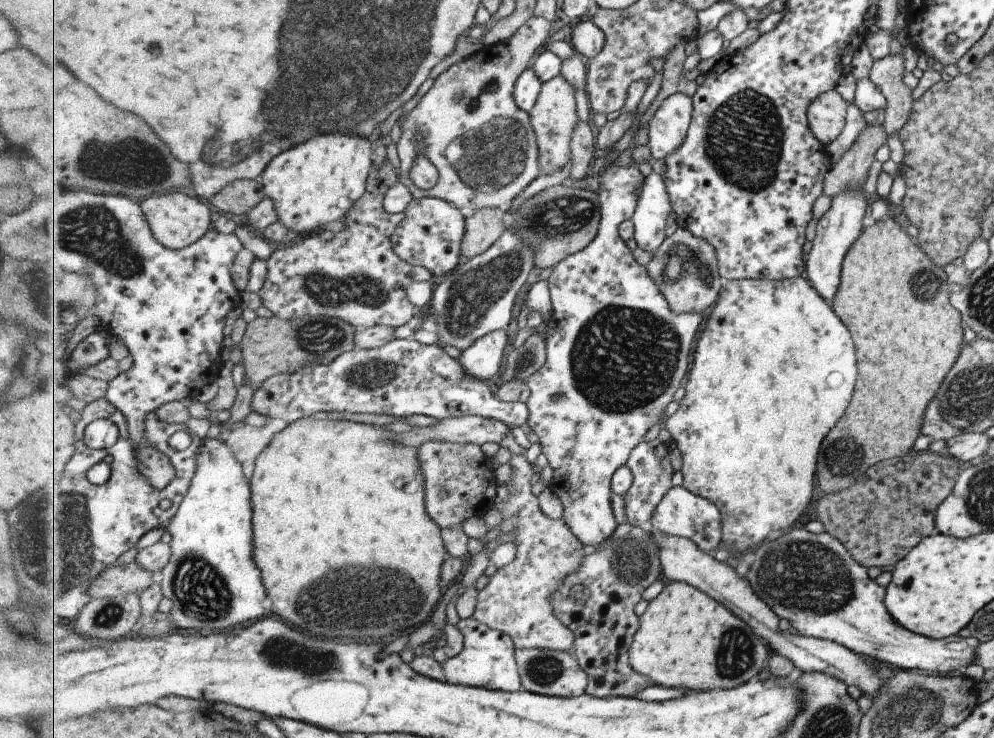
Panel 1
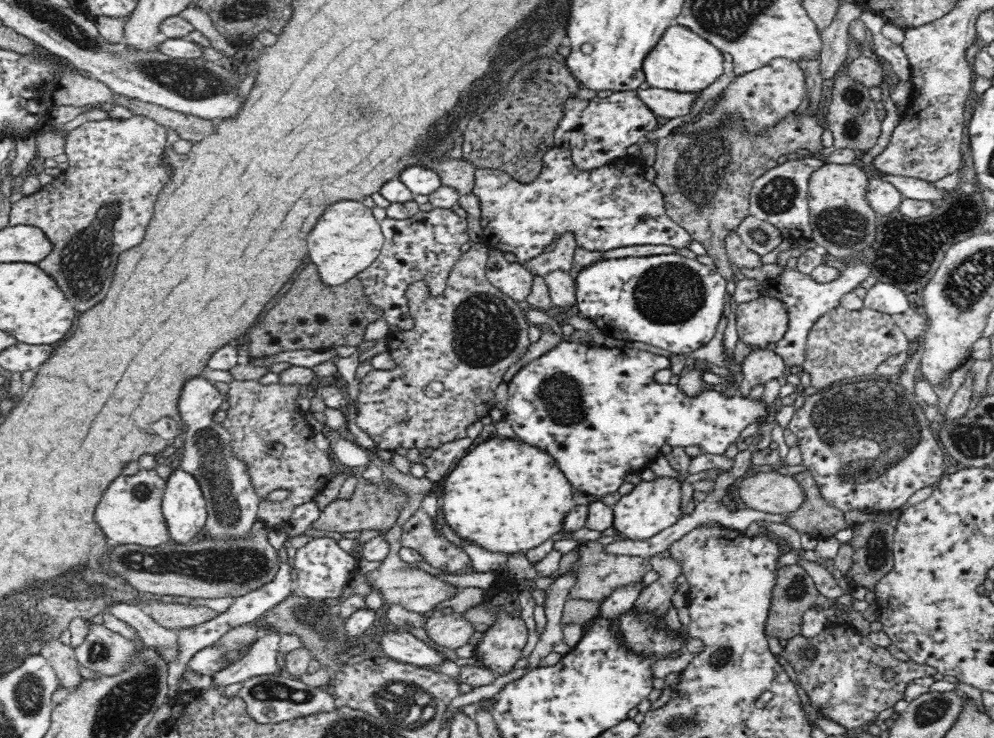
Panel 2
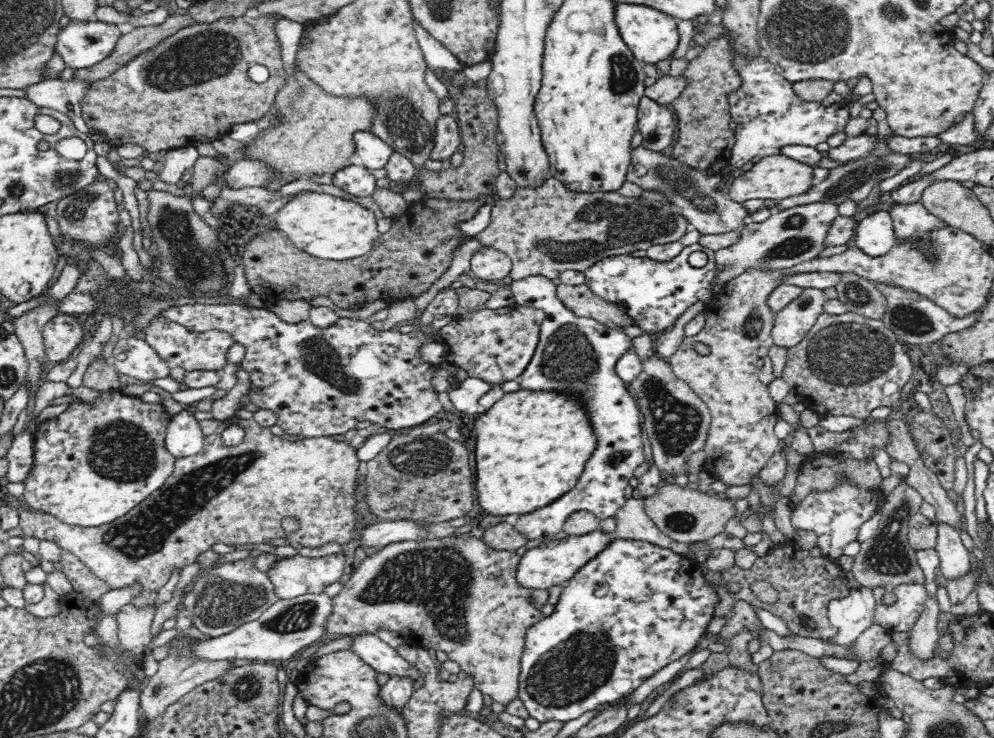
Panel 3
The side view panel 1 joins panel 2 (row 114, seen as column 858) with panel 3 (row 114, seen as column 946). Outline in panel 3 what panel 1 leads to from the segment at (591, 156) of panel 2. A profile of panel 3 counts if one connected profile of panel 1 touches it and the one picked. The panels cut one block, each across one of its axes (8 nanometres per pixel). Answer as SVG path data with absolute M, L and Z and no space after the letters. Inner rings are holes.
M644 95L638 106L637 128L643 136L642 145L660 152L674 140L674 114L666 105L662 106Z

